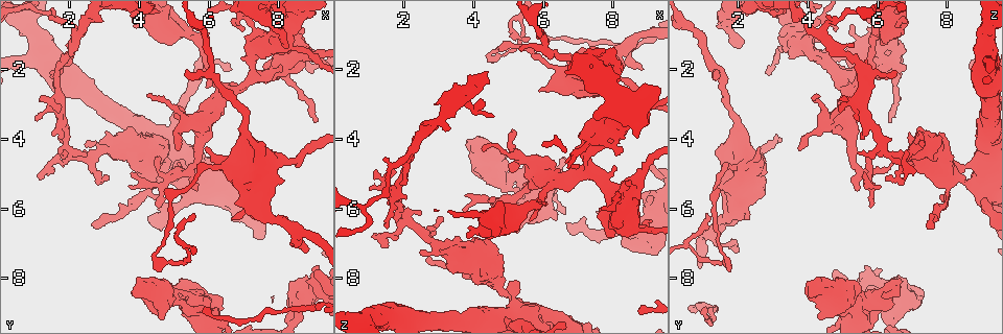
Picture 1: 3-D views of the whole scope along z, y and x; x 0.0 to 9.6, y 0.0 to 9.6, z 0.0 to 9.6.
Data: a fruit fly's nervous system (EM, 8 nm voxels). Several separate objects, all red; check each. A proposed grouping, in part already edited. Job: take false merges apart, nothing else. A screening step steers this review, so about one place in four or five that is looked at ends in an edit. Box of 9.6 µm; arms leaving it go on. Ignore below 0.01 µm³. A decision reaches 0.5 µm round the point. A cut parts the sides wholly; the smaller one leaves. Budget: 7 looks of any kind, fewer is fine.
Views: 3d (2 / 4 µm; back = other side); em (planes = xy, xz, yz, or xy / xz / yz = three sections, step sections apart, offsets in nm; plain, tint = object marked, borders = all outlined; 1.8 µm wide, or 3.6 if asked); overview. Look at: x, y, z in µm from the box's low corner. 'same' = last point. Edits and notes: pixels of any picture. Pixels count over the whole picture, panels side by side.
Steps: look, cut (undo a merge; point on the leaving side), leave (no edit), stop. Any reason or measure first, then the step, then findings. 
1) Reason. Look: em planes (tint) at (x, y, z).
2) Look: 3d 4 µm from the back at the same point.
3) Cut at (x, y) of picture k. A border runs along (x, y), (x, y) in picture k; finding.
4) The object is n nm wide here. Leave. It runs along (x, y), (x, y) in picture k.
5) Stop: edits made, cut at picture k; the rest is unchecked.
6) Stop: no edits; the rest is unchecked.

Sudden change in width. Look: em yz step 16 (tint) at (7.60, 1.25, 3.75).

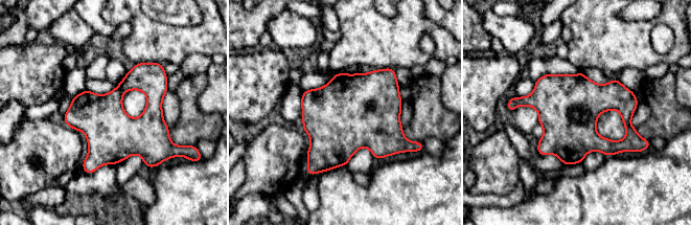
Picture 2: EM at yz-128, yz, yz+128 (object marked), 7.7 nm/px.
Cut it another way. Look: em xy step 16 (tint) at the same point.

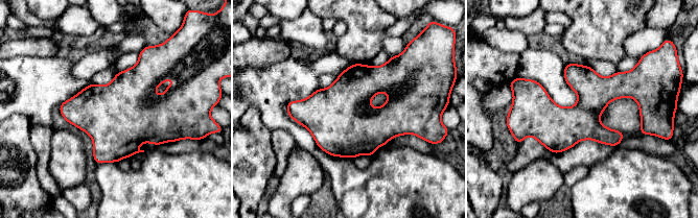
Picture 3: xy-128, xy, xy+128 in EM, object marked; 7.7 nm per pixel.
The object is 280 nm wide here. Leave. All the same neuron.

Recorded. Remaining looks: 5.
Look: em planes (plain) at (6.05, 2.05, 1.45).

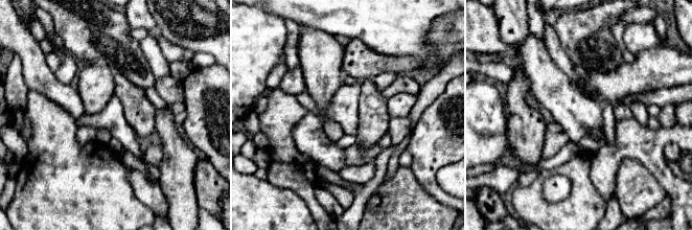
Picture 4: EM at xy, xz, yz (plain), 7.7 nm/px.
Where the object lies. Look: em planes (tint) at the same point.

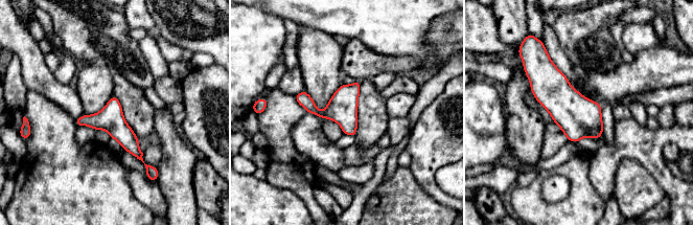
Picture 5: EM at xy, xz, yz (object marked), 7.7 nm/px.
Leave. It runs along (77, 121), (108, 121), (139, 156) in picture 5; continuous, no second neuron.

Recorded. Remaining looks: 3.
Abrupt turn. Look: 3d 4 µm at (9.15, 8.05, 5.70).

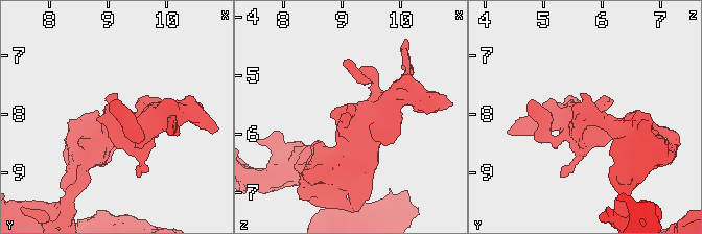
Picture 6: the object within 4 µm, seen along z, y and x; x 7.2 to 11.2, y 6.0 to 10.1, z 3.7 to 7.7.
Now the EM. Look: em yz step 8 (tint) at (9.10, 8.05, 5.70).

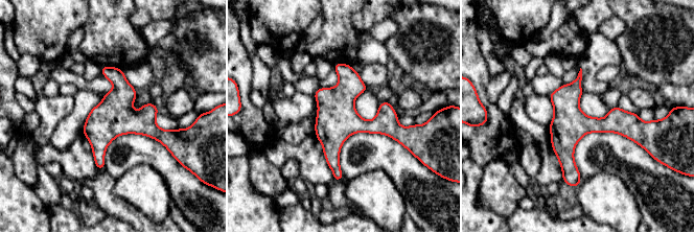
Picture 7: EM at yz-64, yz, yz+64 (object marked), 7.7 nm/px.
Look: em planes (tint) at the same point.

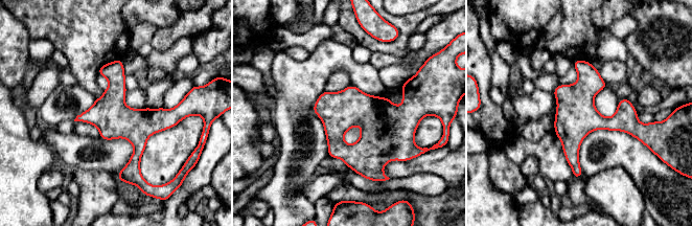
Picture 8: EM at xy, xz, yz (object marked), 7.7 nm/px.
The object is 280 nm wide here. Leave. It runs along (178, 108), (167, 118), (78, 118) in picture 8; continuous, no second neuron.

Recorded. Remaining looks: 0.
Stop: no edits; the rest is unchecked.

